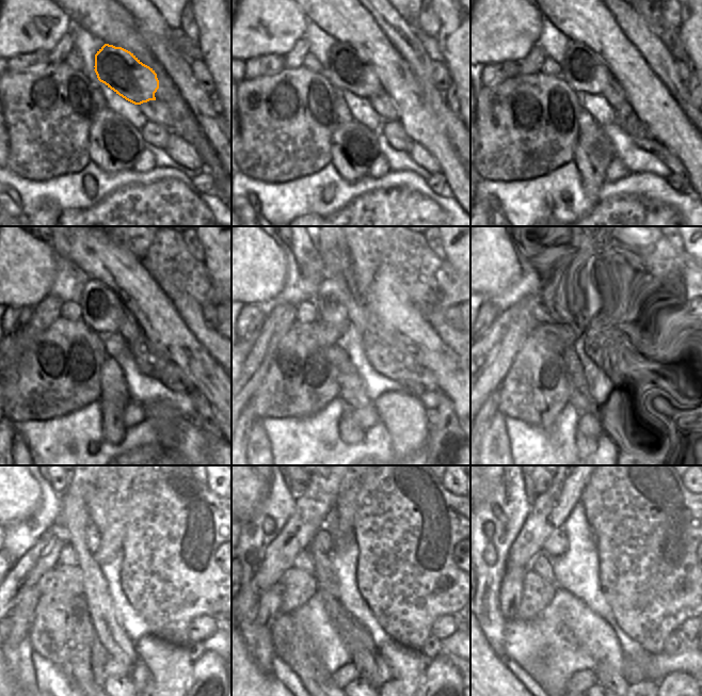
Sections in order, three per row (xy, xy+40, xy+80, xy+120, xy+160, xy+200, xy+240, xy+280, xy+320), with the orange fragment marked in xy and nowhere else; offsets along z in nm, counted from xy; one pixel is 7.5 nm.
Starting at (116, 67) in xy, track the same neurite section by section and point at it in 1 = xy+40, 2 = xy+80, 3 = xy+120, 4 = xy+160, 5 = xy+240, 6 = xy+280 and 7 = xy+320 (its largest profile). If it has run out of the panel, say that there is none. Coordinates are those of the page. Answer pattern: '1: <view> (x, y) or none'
1: xy+40 (348, 68)
2: xy+80 (583, 69)
3: xy+120 (102, 310)
4: xy+160 (332, 301)
5: xy+240 (92, 535)
6: xy+280 (322, 541)
7: xy+320 (556, 543)

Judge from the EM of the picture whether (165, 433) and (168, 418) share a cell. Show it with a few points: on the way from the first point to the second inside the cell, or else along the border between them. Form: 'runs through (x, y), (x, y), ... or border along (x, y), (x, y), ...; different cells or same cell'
runs through (166, 430), (166, 422); same cell

